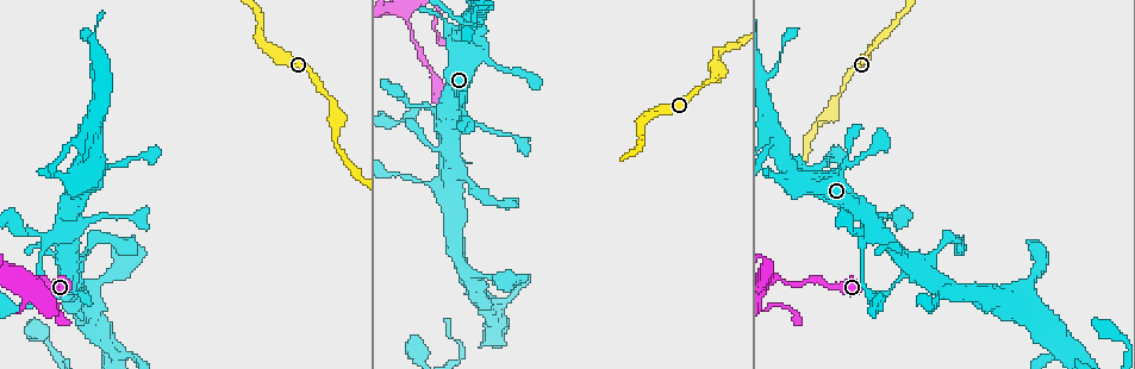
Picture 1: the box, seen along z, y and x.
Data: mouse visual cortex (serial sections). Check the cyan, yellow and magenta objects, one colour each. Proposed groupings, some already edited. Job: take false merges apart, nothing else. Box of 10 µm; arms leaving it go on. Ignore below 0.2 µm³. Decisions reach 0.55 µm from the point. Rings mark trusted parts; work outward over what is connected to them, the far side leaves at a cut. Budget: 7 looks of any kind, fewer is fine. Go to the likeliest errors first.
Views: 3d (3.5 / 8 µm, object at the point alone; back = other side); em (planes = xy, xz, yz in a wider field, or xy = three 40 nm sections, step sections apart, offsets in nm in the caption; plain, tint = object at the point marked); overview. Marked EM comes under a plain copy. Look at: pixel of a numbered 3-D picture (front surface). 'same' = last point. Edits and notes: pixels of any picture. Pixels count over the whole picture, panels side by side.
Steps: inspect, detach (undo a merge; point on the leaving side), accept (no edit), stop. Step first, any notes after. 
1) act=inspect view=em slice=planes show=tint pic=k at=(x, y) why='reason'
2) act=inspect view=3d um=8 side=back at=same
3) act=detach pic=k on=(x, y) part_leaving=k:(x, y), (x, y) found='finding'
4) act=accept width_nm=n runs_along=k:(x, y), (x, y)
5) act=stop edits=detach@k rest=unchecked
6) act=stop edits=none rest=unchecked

act=inspect view=3d um=8 pic=1 at=(876, 236) why='thin arm on a thick one'

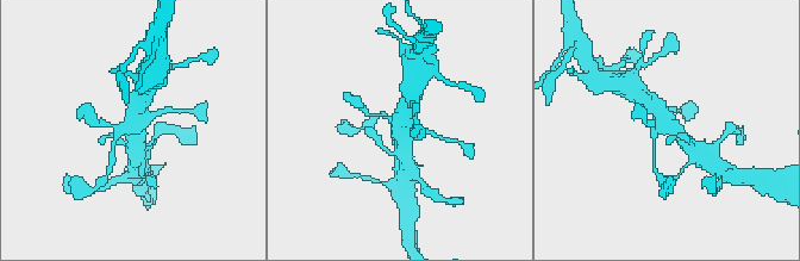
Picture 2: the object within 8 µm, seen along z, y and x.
act=inspect view=em slice=xy step=3 show=tint at=same

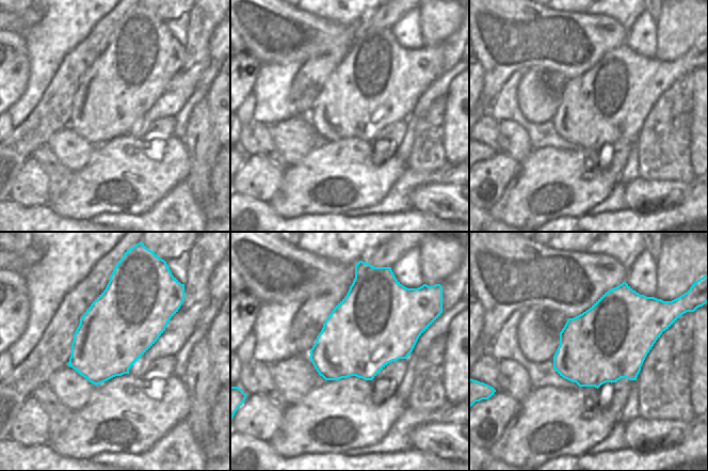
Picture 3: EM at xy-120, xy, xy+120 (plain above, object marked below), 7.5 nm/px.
act=accept runs_along=2:(647, 100), (656, 107), (697, 153) found='all the same cell'

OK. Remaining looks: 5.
act=inspect view=3d um=3.5 pic=1 at=(402, 122) why='sharp bend'

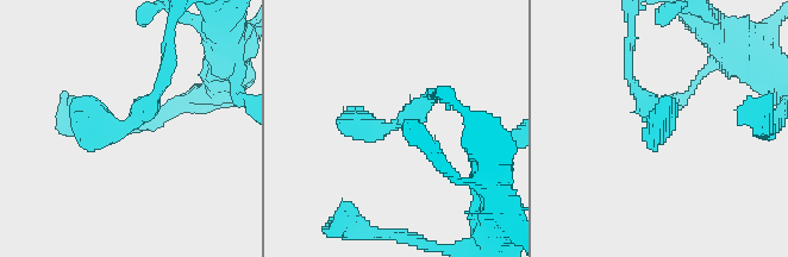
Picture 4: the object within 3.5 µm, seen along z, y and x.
act=inspect view=em slice=xy step=3 show=tint pic=4 at=(400, 125)

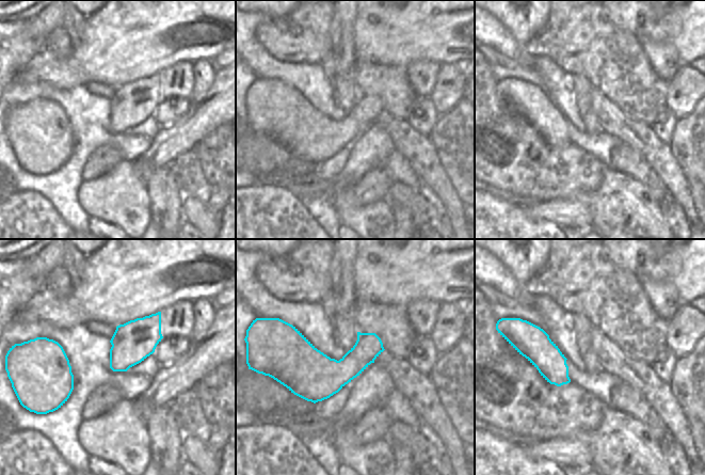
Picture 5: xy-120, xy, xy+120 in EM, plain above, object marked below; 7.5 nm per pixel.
act=accept runs_along=4:(431, 93), (380, 130), (343, 114) found='all the same cell'

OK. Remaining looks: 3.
act=inspect view=3d um=8 pic=1 at=(408, 23) why='sharp bend'

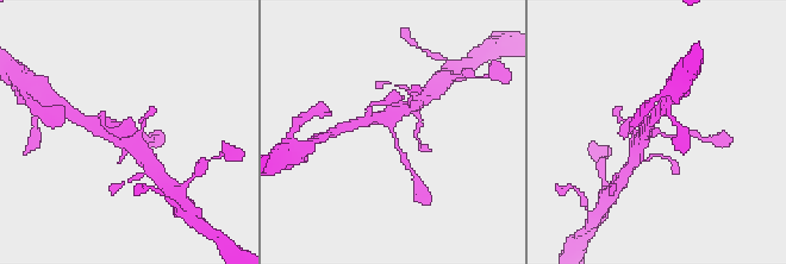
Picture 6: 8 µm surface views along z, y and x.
act=inspect view=em slice=xy step=1 show=tint at=same why='shape alone is not enough'

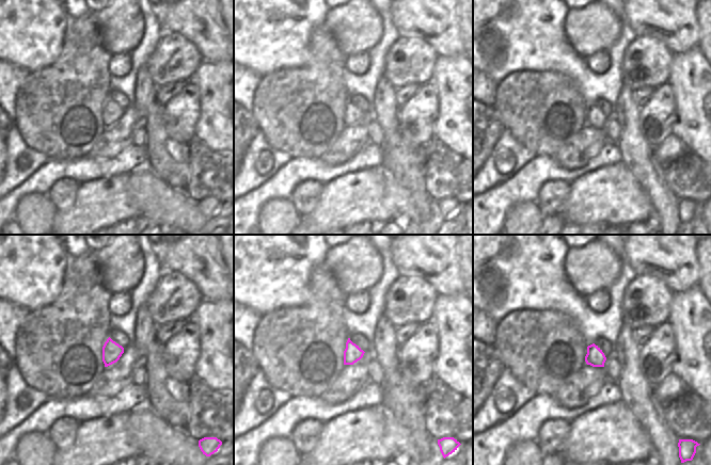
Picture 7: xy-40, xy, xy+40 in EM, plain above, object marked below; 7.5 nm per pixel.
act=accept found='all the same cell'

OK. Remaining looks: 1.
act=stop edits=none rest=unchecked

